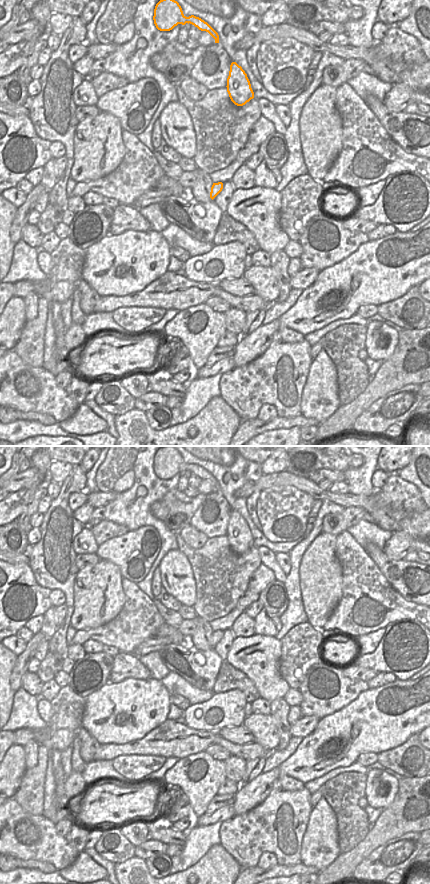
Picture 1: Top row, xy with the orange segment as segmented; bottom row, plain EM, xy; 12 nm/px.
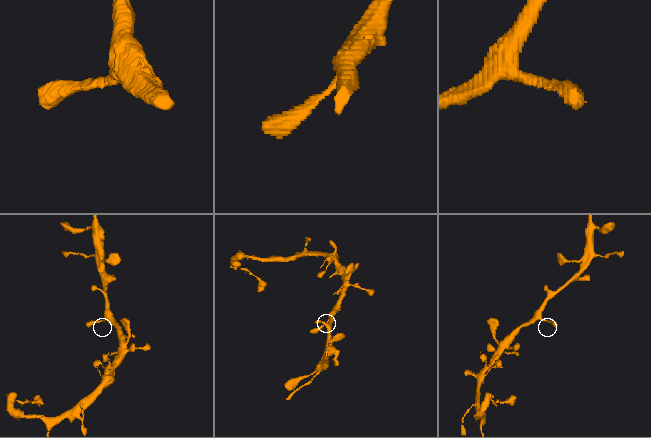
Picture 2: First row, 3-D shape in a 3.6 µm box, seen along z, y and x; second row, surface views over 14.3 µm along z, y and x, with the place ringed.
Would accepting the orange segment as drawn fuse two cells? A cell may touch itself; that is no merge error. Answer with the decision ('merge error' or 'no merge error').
no merge error

